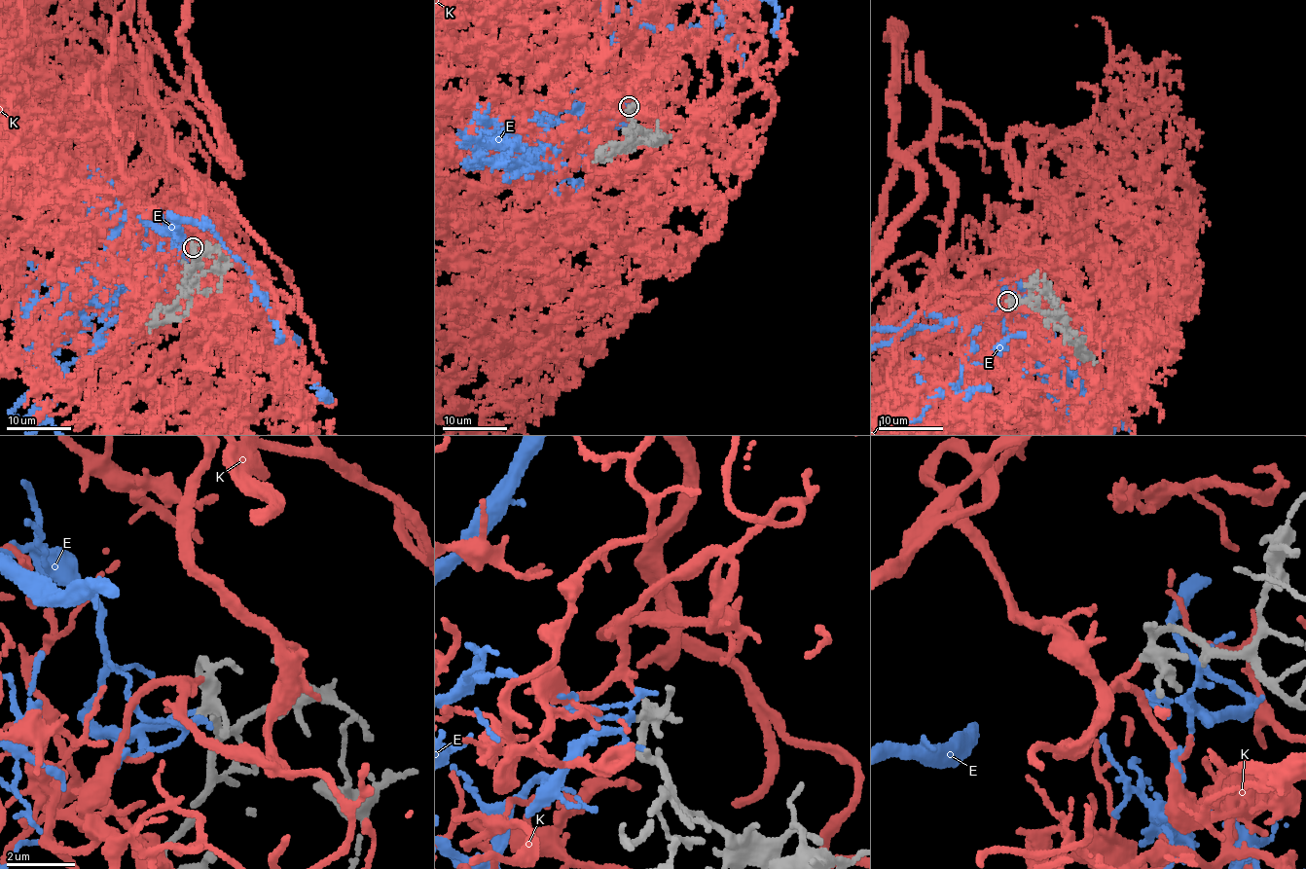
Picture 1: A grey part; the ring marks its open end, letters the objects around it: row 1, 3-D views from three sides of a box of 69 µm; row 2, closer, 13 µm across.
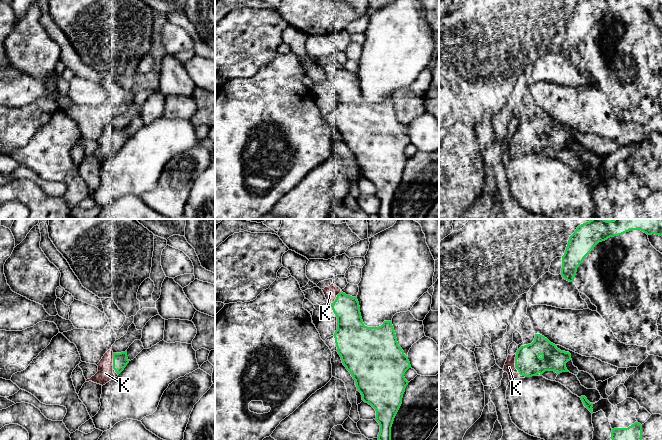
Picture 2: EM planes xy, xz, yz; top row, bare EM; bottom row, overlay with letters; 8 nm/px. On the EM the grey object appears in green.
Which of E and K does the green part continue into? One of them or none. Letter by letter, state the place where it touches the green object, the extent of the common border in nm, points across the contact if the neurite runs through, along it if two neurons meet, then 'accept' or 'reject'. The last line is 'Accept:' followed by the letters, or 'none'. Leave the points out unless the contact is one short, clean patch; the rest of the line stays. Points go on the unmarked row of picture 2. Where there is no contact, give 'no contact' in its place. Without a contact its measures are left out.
E: no contact; reject
K: meets green in xy at (113, 137); contact 130 nm long; accept
Accept: K

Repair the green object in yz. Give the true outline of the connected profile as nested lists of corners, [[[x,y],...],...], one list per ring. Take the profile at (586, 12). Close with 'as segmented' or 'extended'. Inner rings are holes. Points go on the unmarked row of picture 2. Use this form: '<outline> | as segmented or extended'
[[[581,0],[578,2],[569,13],[562,32],[562,53],[569,58],[574,58],[578,42],[599,18],[631,6],[662,12],[662,0]]] | as segmented

